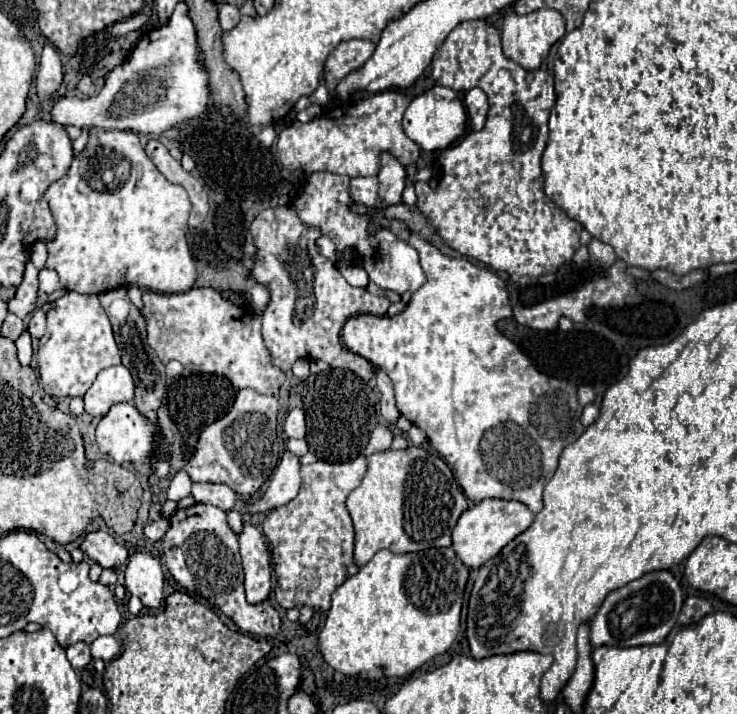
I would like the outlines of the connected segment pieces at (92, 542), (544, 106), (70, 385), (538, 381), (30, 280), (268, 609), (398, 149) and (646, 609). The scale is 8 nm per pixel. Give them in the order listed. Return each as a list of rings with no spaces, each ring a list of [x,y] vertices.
[[[90,531],[84,537],[80,549],[84,551],[86,557],[96,561],[104,569],[112,569],[116,565],[124,567],[128,561],[128,549],[116,543],[114,537],[106,531]]]
[[[466,21],[466,23],[460,23],[446,39],[444,43],[440,45],[440,49],[434,53],[432,57],[432,77],[438,85],[444,85],[444,87],[450,87],[458,93],[466,93],[468,89],[472,87],[480,87],[486,95],[488,95],[488,101],[490,101],[490,111],[488,111],[488,119],[486,119],[486,125],[480,129],[480,131],[474,131],[474,133],[468,133],[462,143],[452,143],[448,149],[444,149],[440,155],[438,155],[438,165],[440,165],[440,181],[438,185],[432,189],[429,184],[418,183],[418,195],[420,199],[416,201],[420,213],[428,219],[430,227],[442,237],[442,241],[458,251],[460,255],[466,255],[466,257],[472,257],[476,261],[482,261],[484,265],[496,269],[496,271],[506,271],[510,273],[510,277],[520,283],[520,285],[534,285],[538,283],[538,277],[542,273],[554,273],[560,269],[560,265],[568,263],[572,259],[572,255],[576,253],[576,249],[580,247],[580,231],[582,231],[582,225],[574,219],[570,219],[554,201],[550,201],[544,193],[542,193],[542,167],[540,167],[540,157],[544,153],[544,147],[546,147],[546,141],[548,141],[548,115],[554,107],[554,101],[556,101],[556,93],[554,93],[554,77],[542,69],[536,69],[536,71],[526,71],[522,69],[518,63],[514,63],[512,59],[508,59],[504,53],[502,53],[502,45],[500,45],[500,31],[492,25],[486,25],[484,21]]]
[[[68,291],[64,297],[54,301],[48,313],[46,335],[38,343],[36,363],[42,389],[50,397],[82,397],[102,369],[120,363],[110,321],[96,295]]]
[[[412,235],[408,243],[420,255],[420,265],[428,277],[426,285],[420,287],[408,307],[394,317],[370,313],[350,317],[342,327],[342,345],[390,375],[398,411],[428,433],[432,447],[446,459],[470,501],[478,503],[494,497],[516,499],[538,513],[544,507],[544,483],[554,475],[562,449],[574,443],[584,431],[576,385],[540,373],[530,359],[496,329],[498,319],[512,315],[504,279],[488,267],[444,255],[420,235]]]
[[[26,261],[24,279],[18,285],[14,299],[8,301],[8,309],[10,309],[10,313],[18,315],[20,319],[26,319],[34,311],[36,299],[38,299],[38,269],[34,267],[34,263]]]
[[[194,503],[192,507],[178,509],[170,517],[170,529],[162,537],[162,555],[164,561],[172,573],[172,577],[190,593],[198,593],[212,605],[220,607],[224,615],[228,615],[242,631],[256,635],[256,637],[274,637],[280,629],[280,615],[278,611],[270,605],[270,601],[262,603],[248,603],[244,595],[244,573],[242,573],[242,563],[240,563],[240,553],[238,553],[238,535],[228,527],[226,523],[226,513],[214,505],[204,505],[204,503]]]
[[[382,91],[354,101],[348,107],[328,111],[308,123],[294,121],[278,135],[278,159],[288,171],[302,169],[308,175],[330,171],[348,177],[366,177],[378,173],[380,153],[390,151],[404,167],[408,167],[420,155],[420,147],[408,139],[402,129],[402,117],[408,103],[408,97],[398,91]]]
[[[670,569],[650,571],[642,577],[614,589],[606,595],[602,607],[590,621],[590,643],[592,647],[612,645],[612,647],[636,647],[662,643],[666,635],[676,625],[684,593],[680,581]]]

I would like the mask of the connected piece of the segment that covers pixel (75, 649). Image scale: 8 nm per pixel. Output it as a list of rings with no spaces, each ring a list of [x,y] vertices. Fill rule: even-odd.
[[[78,641],[76,645],[68,647],[66,653],[68,653],[68,661],[70,661],[70,665],[74,669],[82,669],[82,667],[86,667],[92,661],[92,657],[90,657],[90,645],[84,643],[84,641]]]

